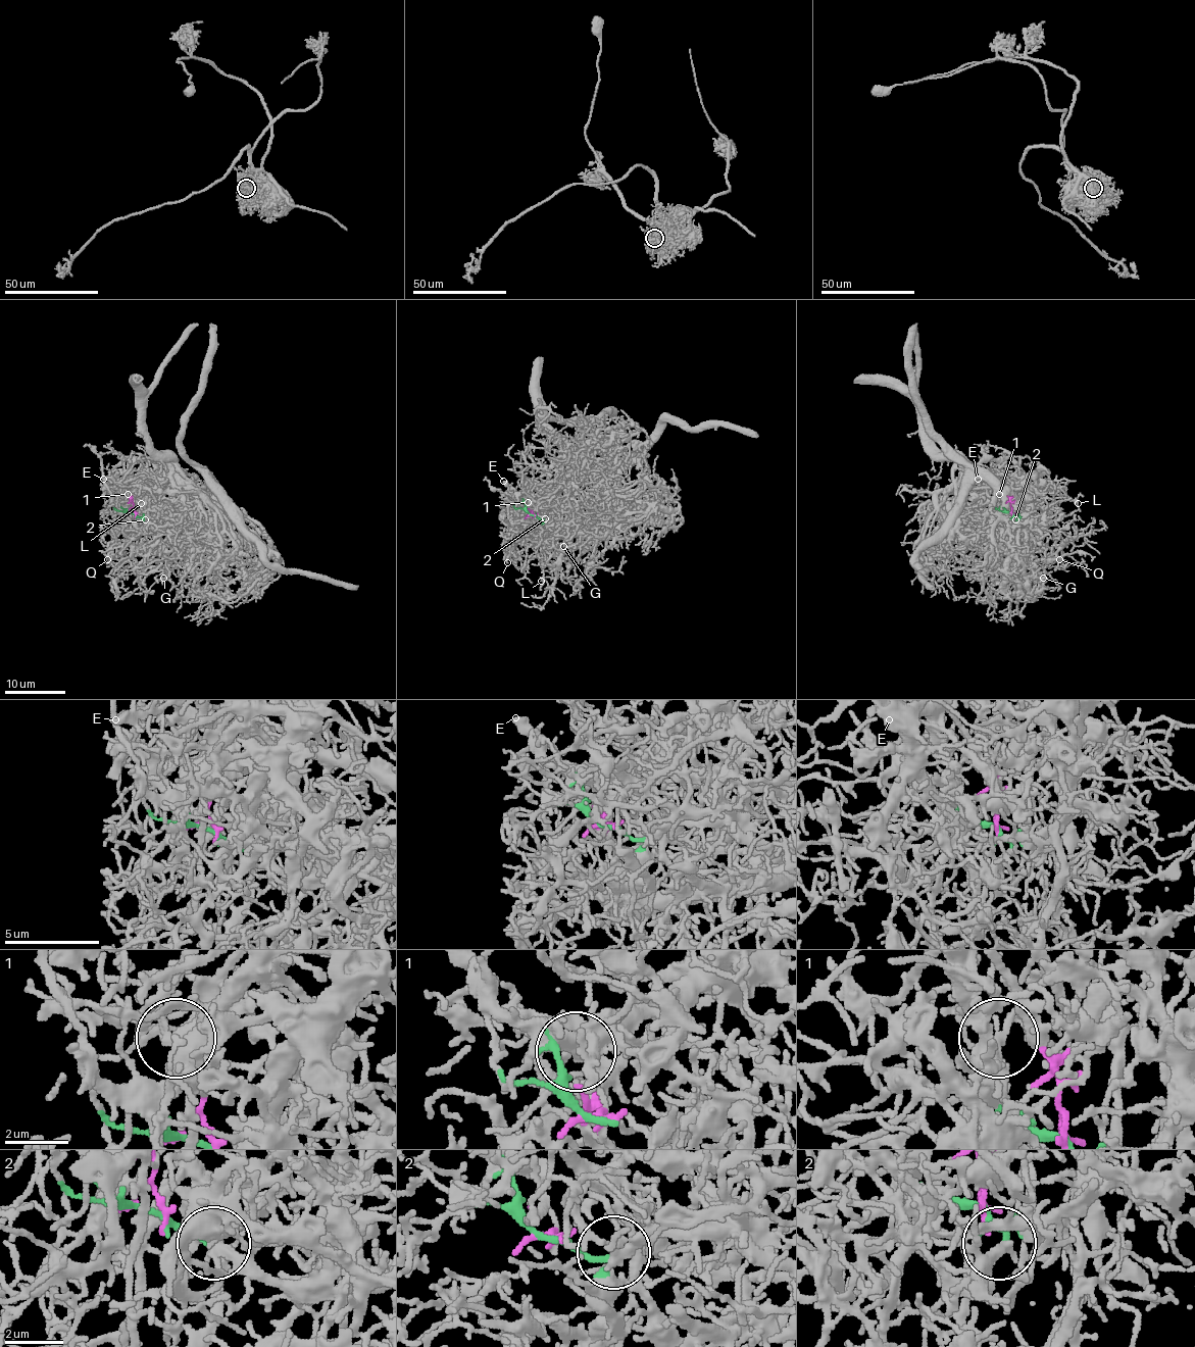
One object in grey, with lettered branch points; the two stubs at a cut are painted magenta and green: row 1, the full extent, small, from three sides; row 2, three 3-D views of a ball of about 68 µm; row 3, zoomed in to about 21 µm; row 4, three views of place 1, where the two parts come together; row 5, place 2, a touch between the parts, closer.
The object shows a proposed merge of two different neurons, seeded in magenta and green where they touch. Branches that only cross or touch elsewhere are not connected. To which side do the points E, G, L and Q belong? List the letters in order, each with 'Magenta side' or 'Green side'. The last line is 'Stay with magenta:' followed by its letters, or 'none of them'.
E: Magenta side
G: Green side
L: Green side
Q: Green side
Stay with magenta: E

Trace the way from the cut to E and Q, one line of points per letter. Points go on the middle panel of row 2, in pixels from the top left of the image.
E: (529, 515), (533, 513), (526, 504), (532, 498), (516, 495), (503, 481)
Q: (529, 515), (536, 516), (542, 524), (525, 519), (527, 529), (510, 542), (507, 563)

